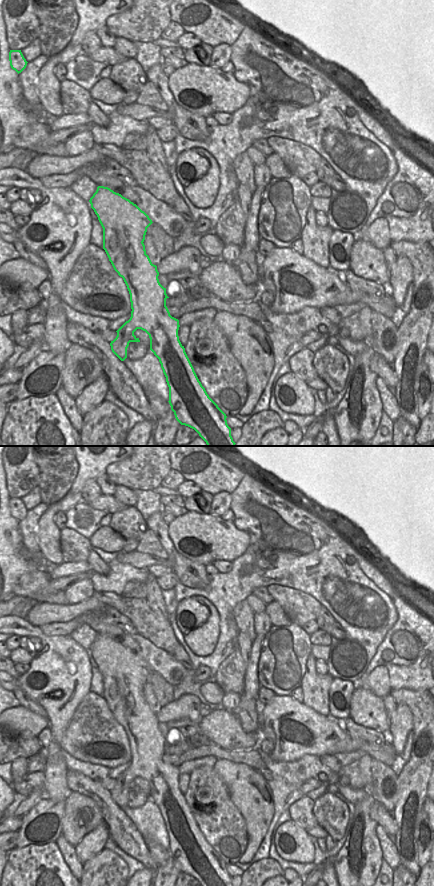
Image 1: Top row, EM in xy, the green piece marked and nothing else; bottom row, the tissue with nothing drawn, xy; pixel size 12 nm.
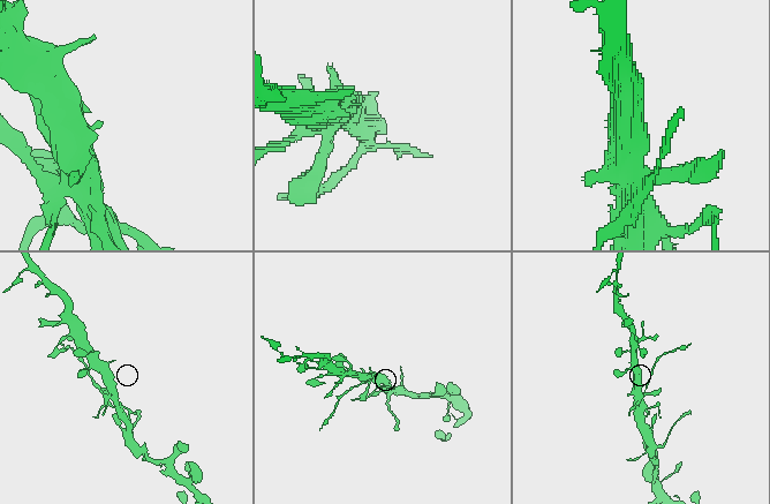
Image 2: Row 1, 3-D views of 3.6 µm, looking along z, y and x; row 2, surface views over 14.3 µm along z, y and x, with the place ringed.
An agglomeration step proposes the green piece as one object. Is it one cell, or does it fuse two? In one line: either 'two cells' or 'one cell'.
two cells

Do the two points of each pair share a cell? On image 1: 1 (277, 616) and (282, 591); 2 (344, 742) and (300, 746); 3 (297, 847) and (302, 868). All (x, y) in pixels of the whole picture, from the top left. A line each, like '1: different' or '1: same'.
1: different
2: same
3: different

